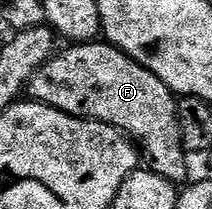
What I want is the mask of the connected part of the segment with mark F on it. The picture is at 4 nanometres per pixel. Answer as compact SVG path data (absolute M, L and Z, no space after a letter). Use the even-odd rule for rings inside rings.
M87 42L74 44L67 52L59 51L41 64L28 85L29 99L40 104L47 104L61 112L73 116L85 116L88 120L99 120L101 124L111 124L113 128L129 136L140 149L141 155L150 159L149 167L160 178L170 184L182 186L191 179L188 153L182 148L180 138L180 122L178 121L179 97L152 70L140 66L128 54L115 48L109 42Z

